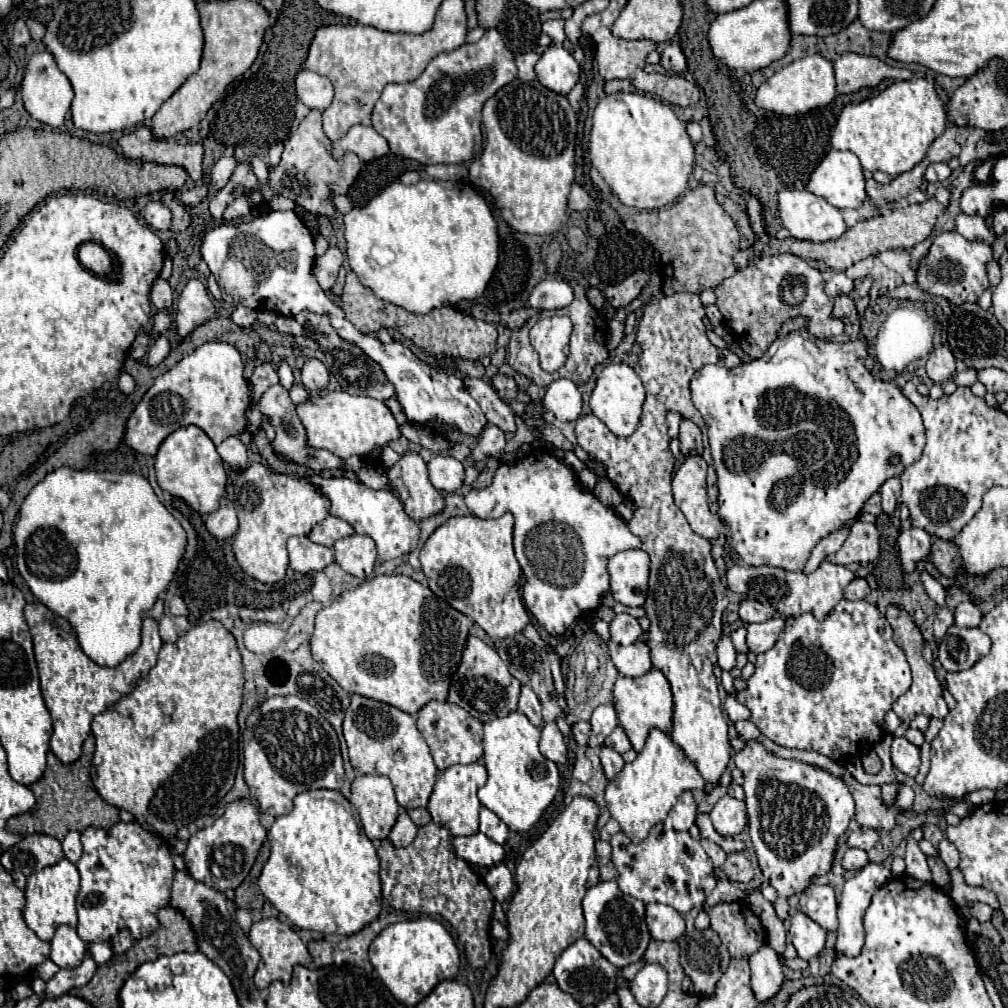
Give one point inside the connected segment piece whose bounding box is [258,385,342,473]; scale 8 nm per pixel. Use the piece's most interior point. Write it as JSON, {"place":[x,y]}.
{"place":[275,404]}

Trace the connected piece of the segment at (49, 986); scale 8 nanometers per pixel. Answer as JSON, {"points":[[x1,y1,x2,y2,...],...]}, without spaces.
{"points":[[86,955,82,965,78,965,76,969,60,969,46,983,46,999,58,999,58,997,66,995,74,987,84,987,92,979,96,967,98,965,94,963,94,959,90,955]]}

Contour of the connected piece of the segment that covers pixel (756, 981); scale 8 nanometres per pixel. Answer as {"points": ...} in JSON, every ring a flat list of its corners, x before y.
{"points":[[764,945,750,957,750,971,752,971,750,987,754,991,756,1001,758,1003,770,1001,784,983,780,957,772,951,770,945]]}

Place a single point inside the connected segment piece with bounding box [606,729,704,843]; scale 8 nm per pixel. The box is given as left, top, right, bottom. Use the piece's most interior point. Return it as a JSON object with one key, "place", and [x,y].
{"place":[645,790]}

